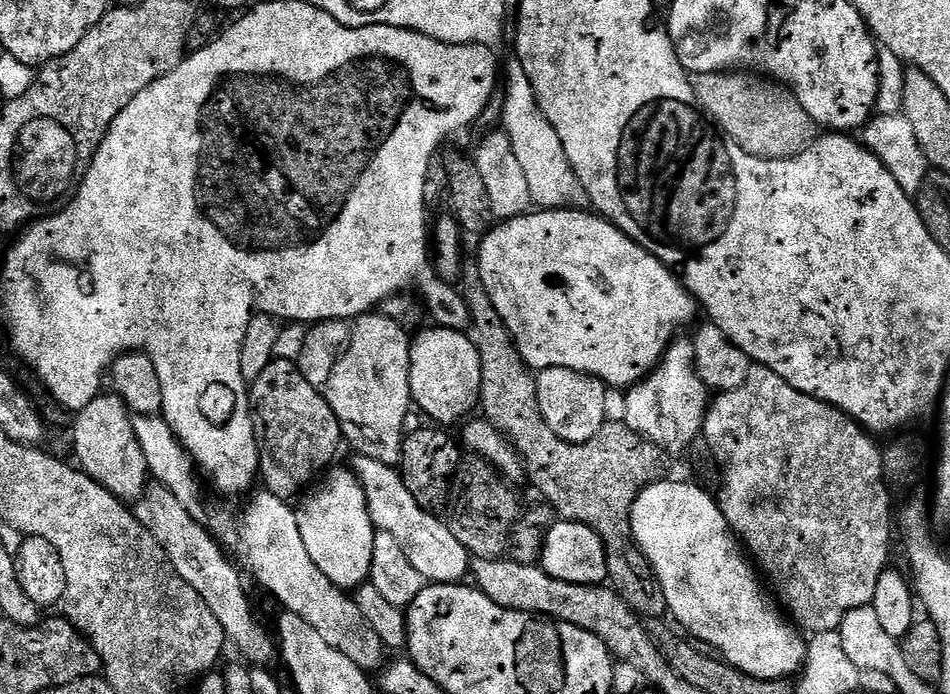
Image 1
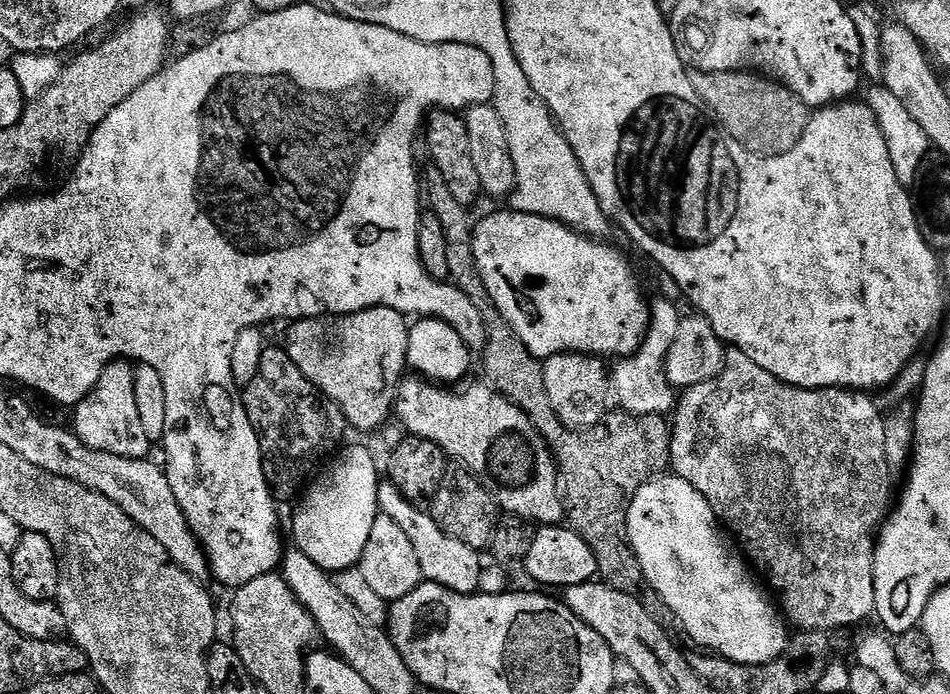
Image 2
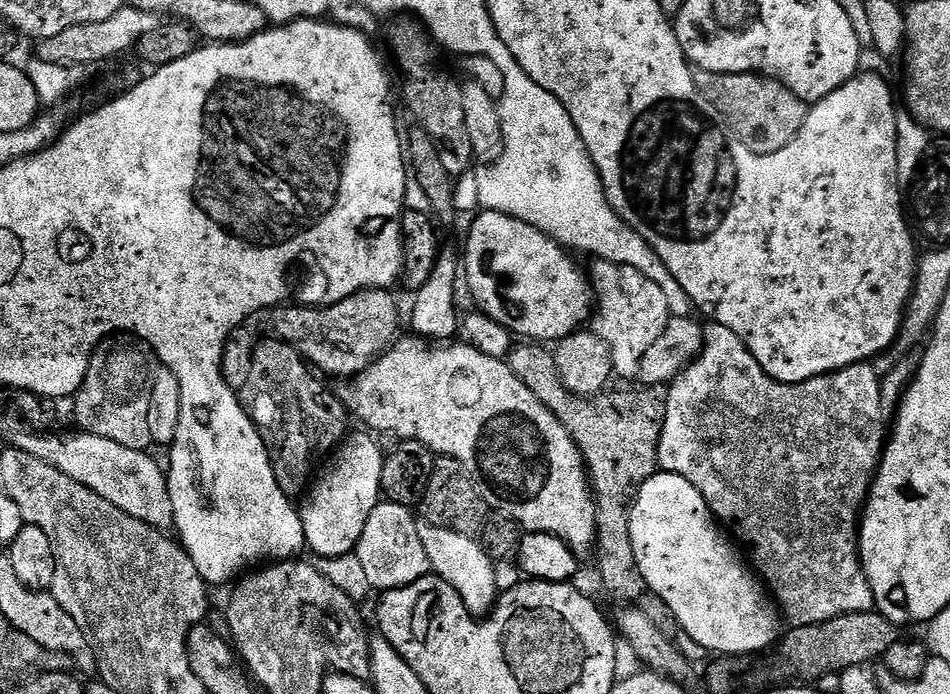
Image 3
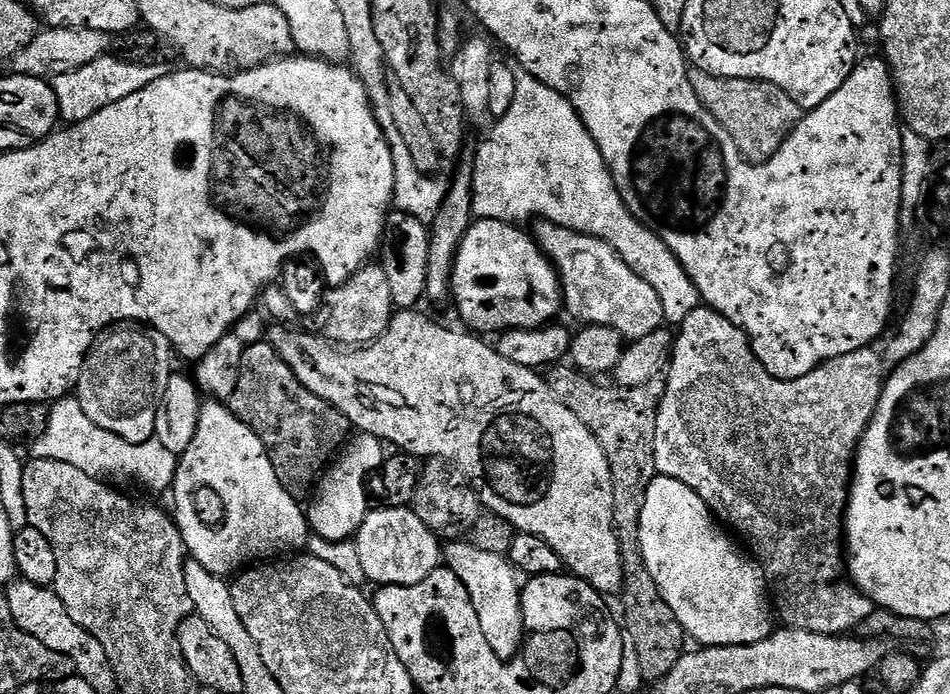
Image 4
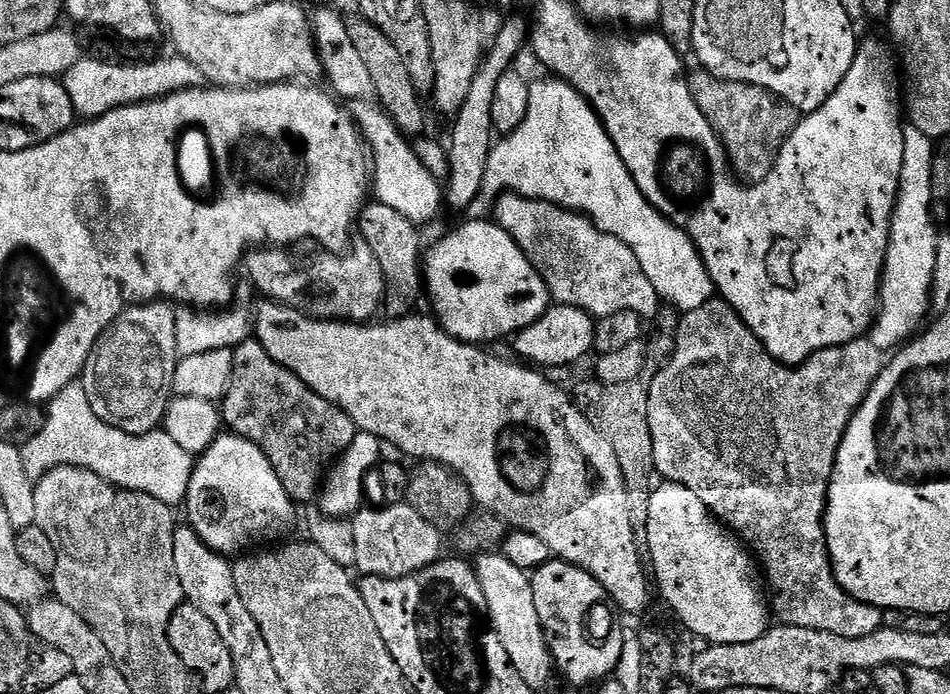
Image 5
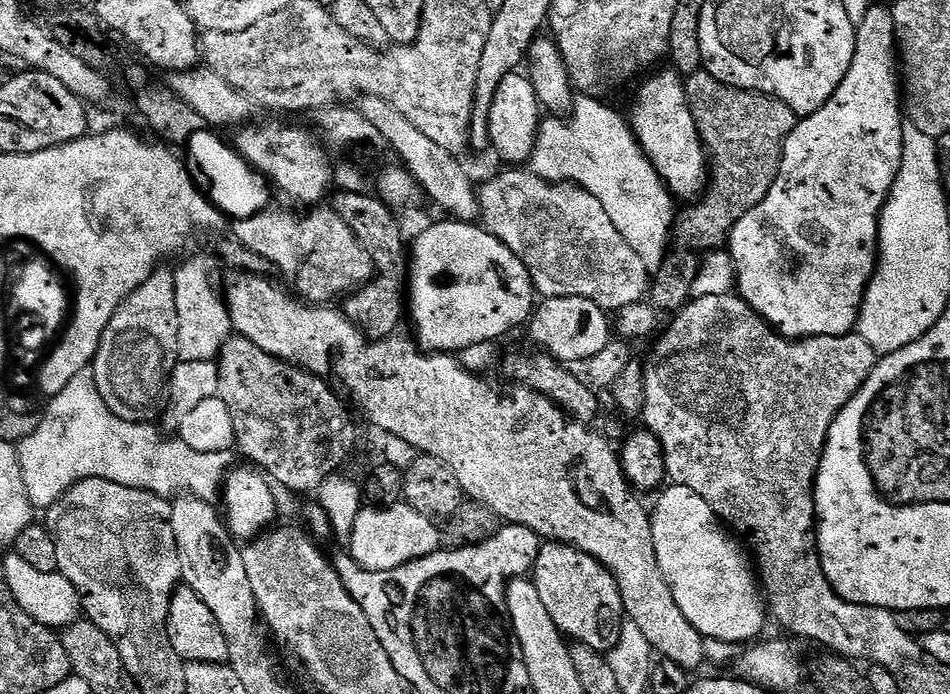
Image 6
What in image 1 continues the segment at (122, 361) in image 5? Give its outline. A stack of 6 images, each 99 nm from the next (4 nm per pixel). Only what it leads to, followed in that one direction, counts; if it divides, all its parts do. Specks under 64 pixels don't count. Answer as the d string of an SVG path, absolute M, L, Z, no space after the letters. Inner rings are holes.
M100 394L95 400L89 400L87 406L79 409L78 415L75 417L71 432L73 431L72 440L76 443L76 456L80 459L78 464L93 480L99 482L103 488L107 488L117 499L135 502L143 496L144 489L150 484L146 458L138 446L138 438L134 434L134 426L132 425L133 417L129 413L128 407L124 405L119 396L115 394L104 395Z

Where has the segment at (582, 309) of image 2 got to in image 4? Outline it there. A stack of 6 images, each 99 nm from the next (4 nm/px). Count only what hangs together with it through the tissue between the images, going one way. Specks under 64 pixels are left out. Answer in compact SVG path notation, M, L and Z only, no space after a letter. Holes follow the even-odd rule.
M476 220L456 253L450 292L454 300L456 296L461 318L477 333L499 334L509 328L539 328L555 321L552 319L556 311L562 308L562 281L551 259L544 255L541 245L533 237L532 241L516 228L519 227L515 223L503 220Z

